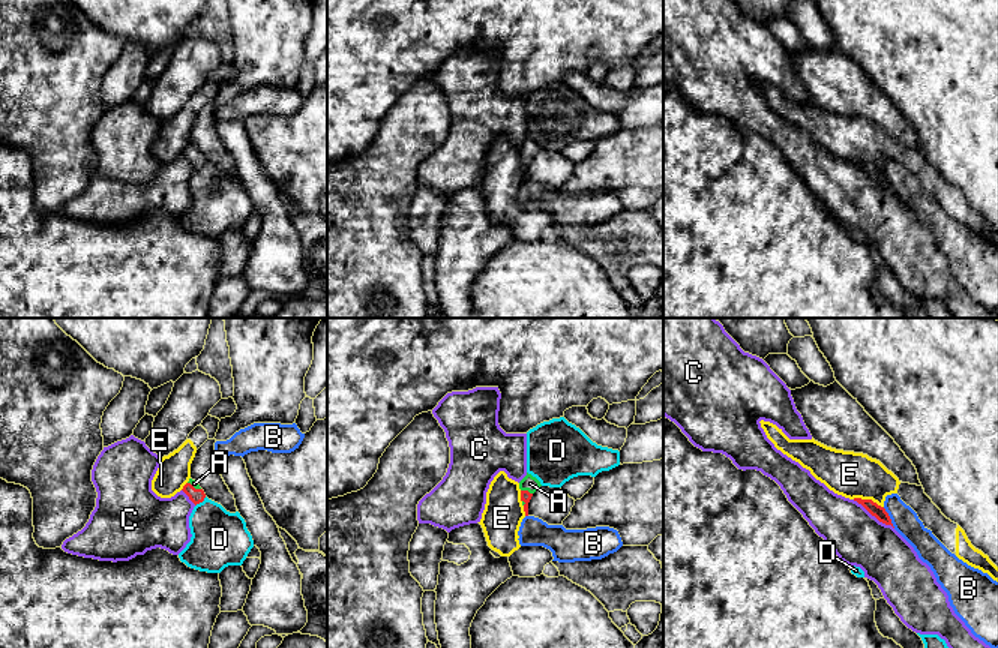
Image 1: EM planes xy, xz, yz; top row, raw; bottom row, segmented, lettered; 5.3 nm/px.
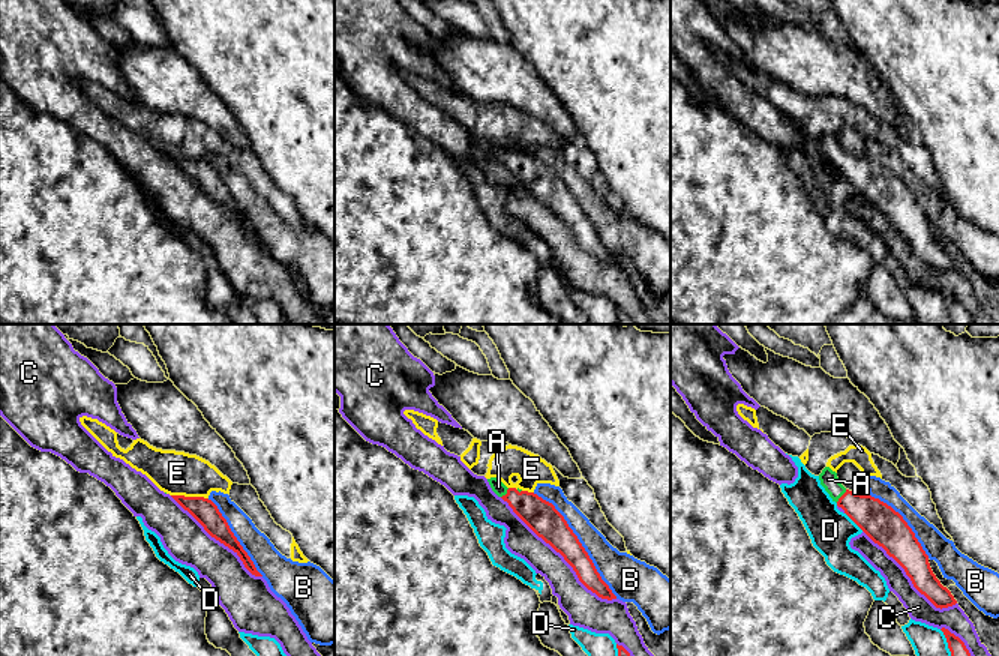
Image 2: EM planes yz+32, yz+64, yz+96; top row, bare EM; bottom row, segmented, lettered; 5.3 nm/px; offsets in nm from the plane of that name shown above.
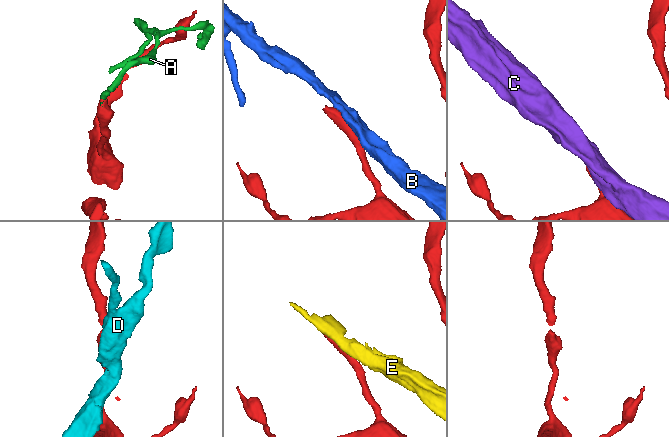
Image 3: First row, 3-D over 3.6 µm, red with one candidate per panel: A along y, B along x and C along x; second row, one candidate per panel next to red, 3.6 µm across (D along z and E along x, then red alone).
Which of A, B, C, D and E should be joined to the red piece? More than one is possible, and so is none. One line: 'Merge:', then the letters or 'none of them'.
Merge: A

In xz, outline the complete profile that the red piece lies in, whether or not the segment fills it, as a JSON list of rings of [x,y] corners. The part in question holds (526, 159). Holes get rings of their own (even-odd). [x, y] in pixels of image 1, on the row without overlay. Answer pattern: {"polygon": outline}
{"polygon": [[[527,136],[527,140],[519,146],[521,165],[524,170],[525,180],[528,180],[528,166],[533,158],[540,152],[540,146]]]}

